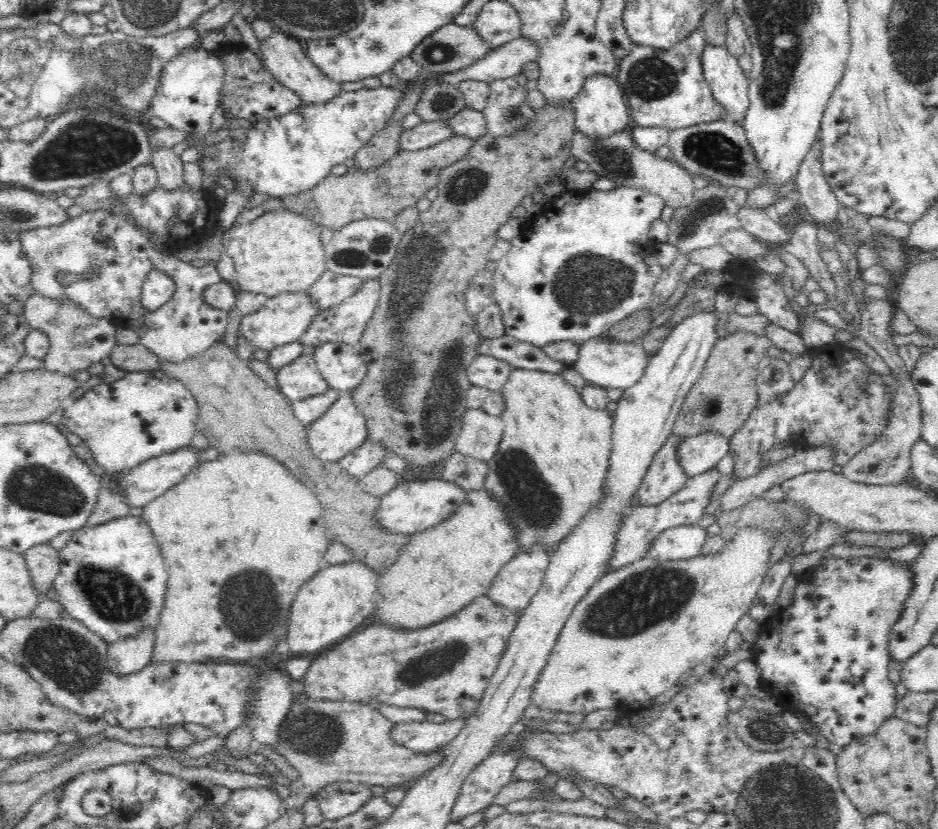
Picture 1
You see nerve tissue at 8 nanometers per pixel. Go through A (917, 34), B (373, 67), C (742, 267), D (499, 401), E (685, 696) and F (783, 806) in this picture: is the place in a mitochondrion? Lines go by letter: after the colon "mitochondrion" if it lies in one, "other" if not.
A: mitochondrion
B: other
C: other
D: other
E: other
F: mitochondrion

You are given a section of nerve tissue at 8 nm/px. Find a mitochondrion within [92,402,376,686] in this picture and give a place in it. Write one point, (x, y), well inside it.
(252, 616)

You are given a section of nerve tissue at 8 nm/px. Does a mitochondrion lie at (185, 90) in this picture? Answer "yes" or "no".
no

